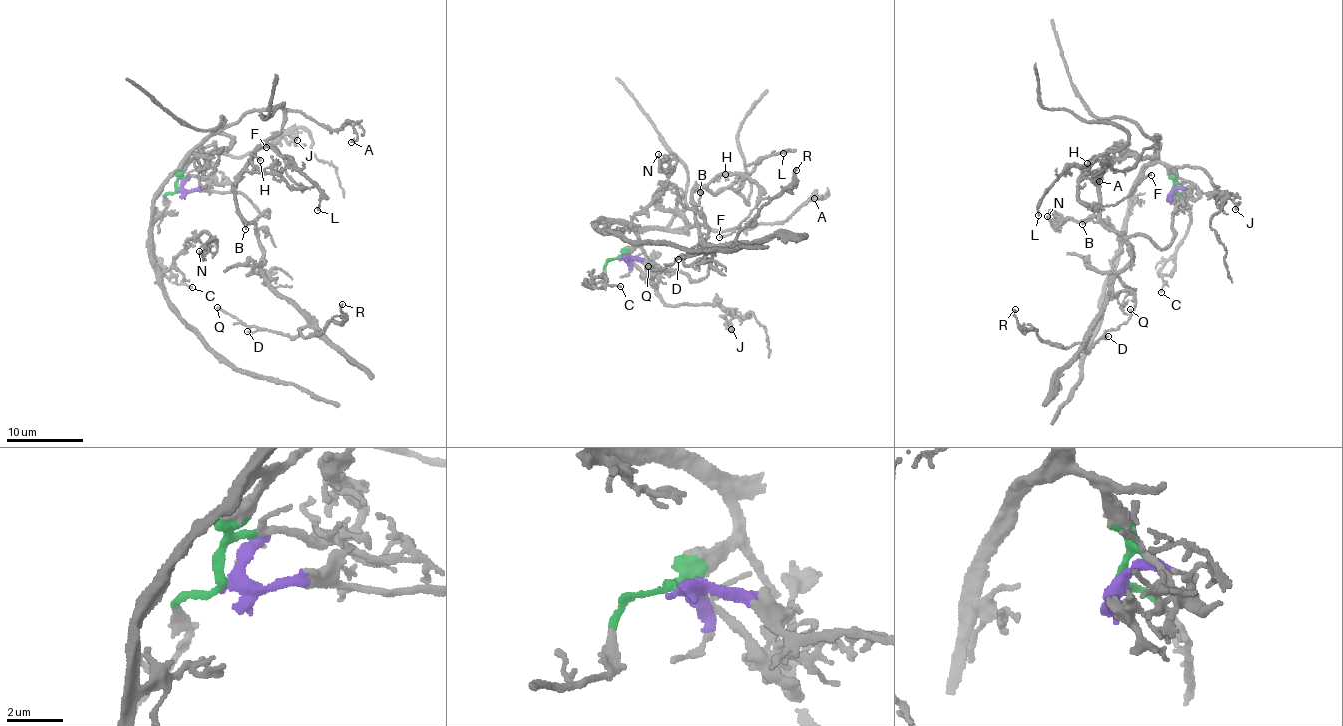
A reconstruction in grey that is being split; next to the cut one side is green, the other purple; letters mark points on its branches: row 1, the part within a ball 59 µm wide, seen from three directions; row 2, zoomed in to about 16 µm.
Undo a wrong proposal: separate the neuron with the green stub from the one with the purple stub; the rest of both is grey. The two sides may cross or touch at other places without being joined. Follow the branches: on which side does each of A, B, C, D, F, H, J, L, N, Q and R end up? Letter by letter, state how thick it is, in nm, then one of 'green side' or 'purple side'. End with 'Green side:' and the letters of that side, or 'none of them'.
A: 190 nm | green side
B: 140 nm | purple side
C: 160 nm | green side
D: 150 nm | purple side
F: 120 nm | purple side
H: 130 nm | purple side
J: 160 nm | green side
L: 130 nm | purple side
N: 170 nm | green side
Q: 180 nm | purple side
R: 170 nm | purple side
Green side: A, C, J, N

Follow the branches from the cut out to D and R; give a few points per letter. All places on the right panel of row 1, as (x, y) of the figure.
D: (1170, 194), (1171, 241), (1129, 240), (1132, 260), (1114, 278), (1085, 349), (1109, 335)
R: (1170, 194), (1171, 241), (1129, 240), (1132, 260), (1114, 278), (1087, 341), (1049, 344), (1021, 328), (1015, 309)

